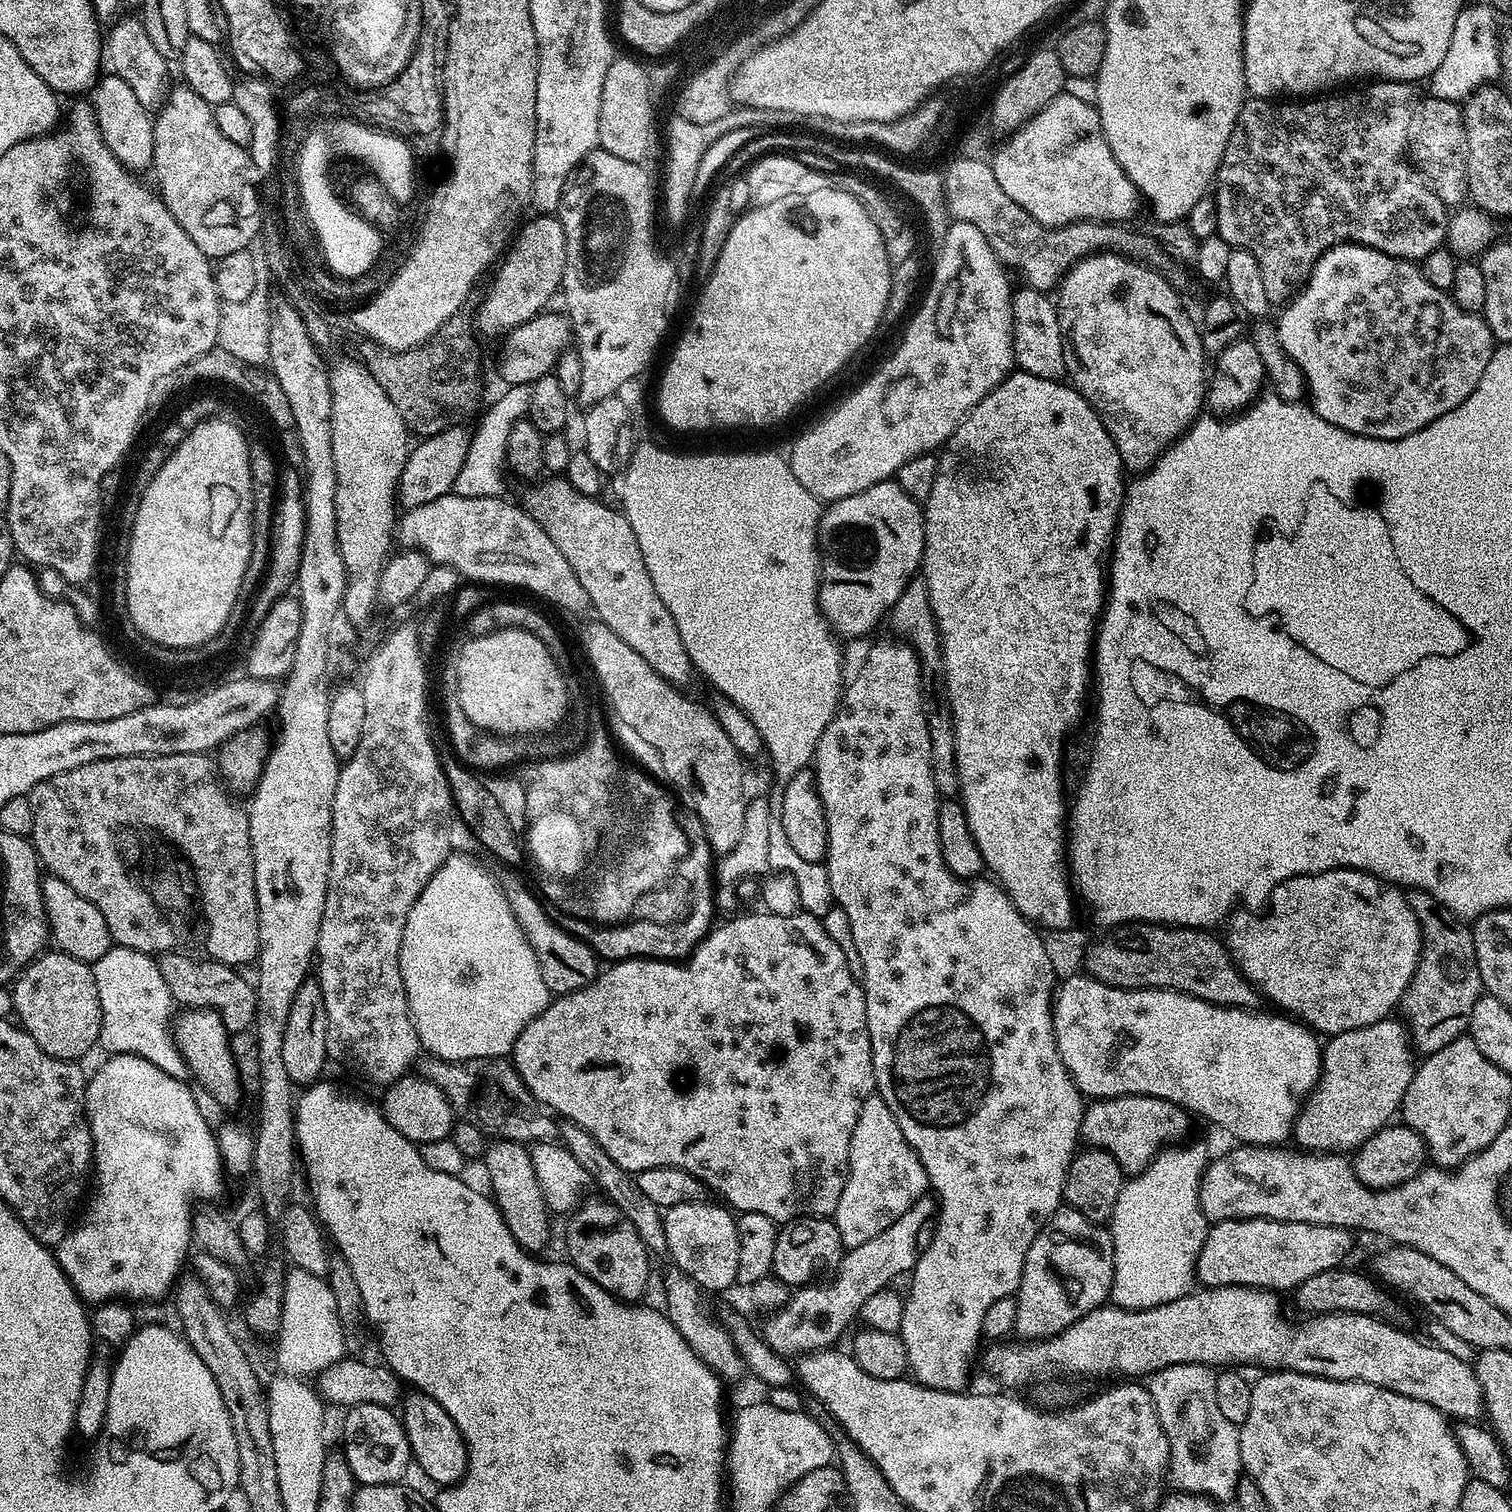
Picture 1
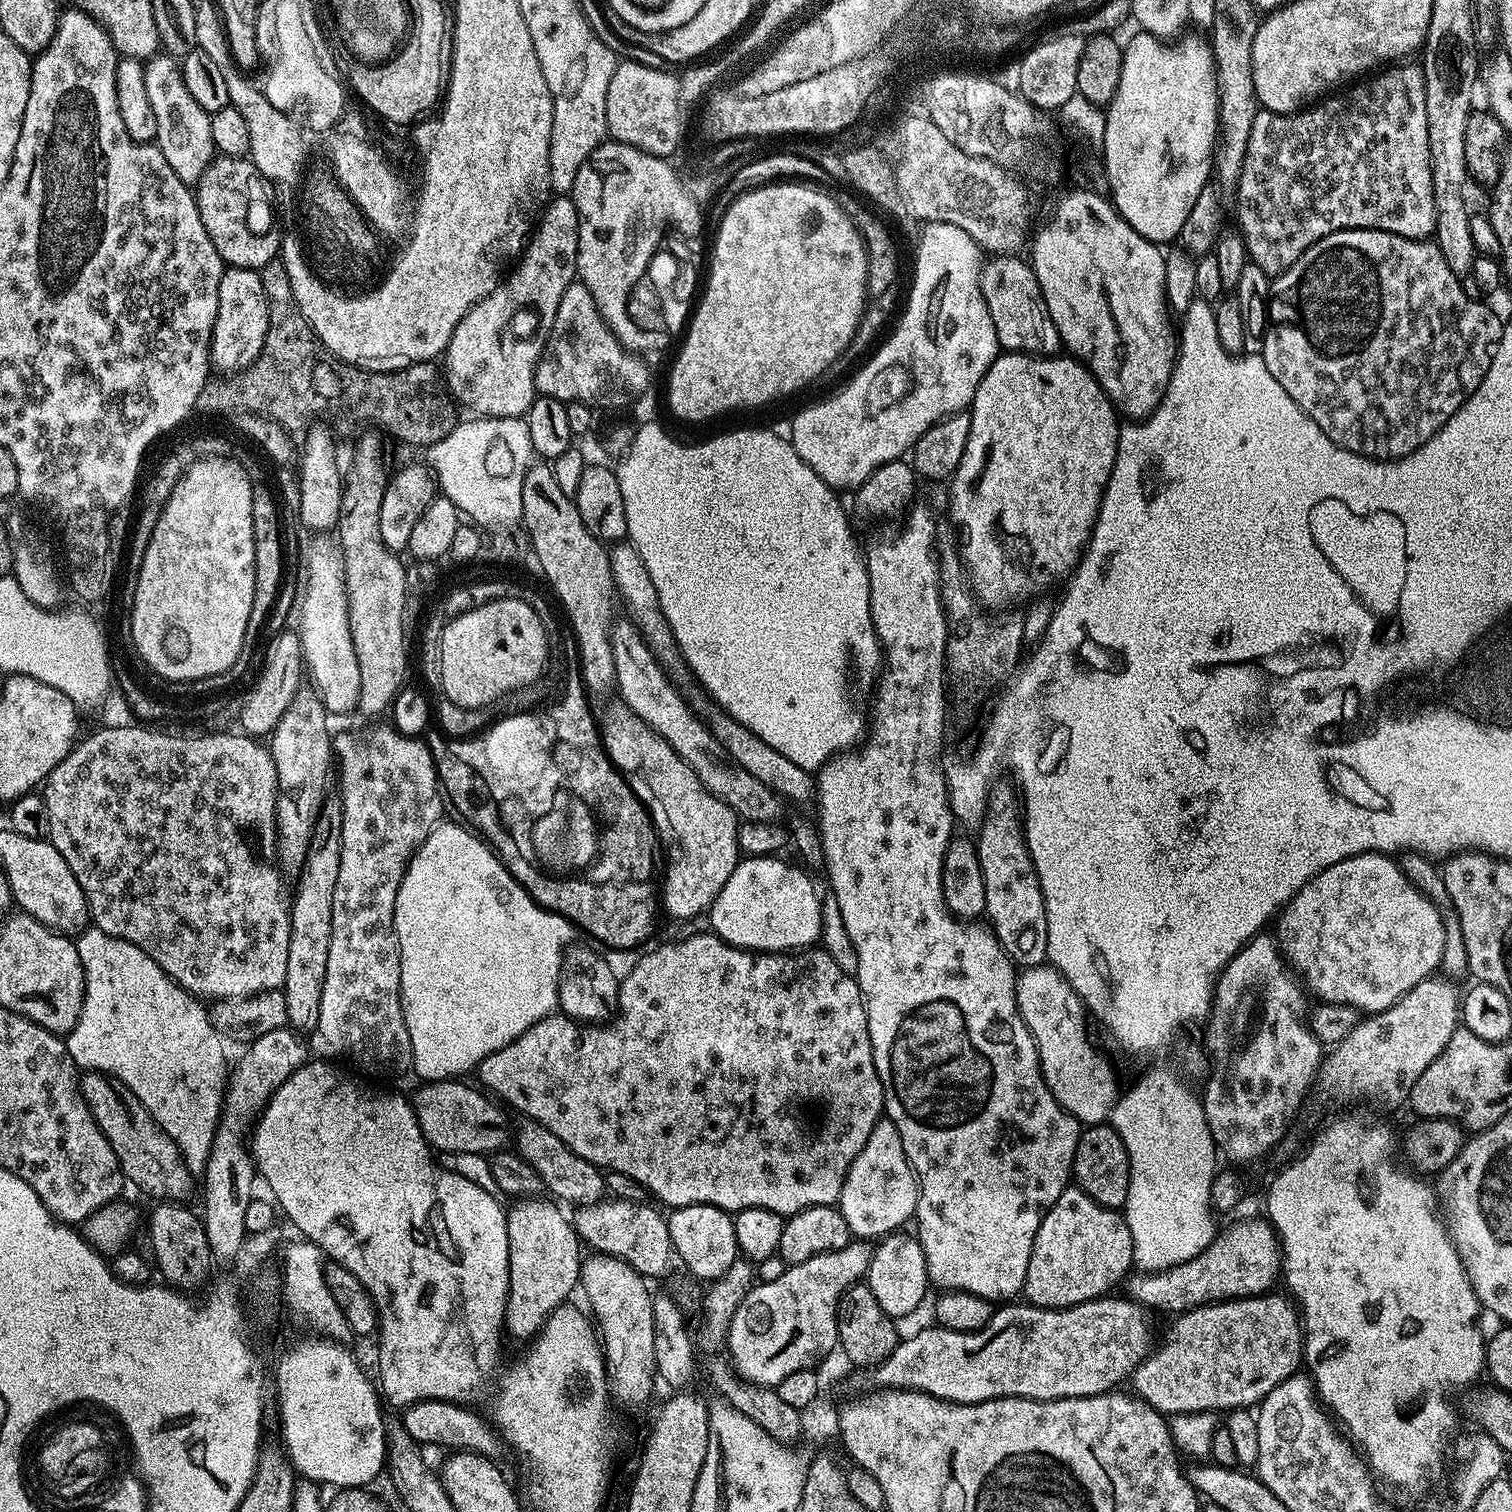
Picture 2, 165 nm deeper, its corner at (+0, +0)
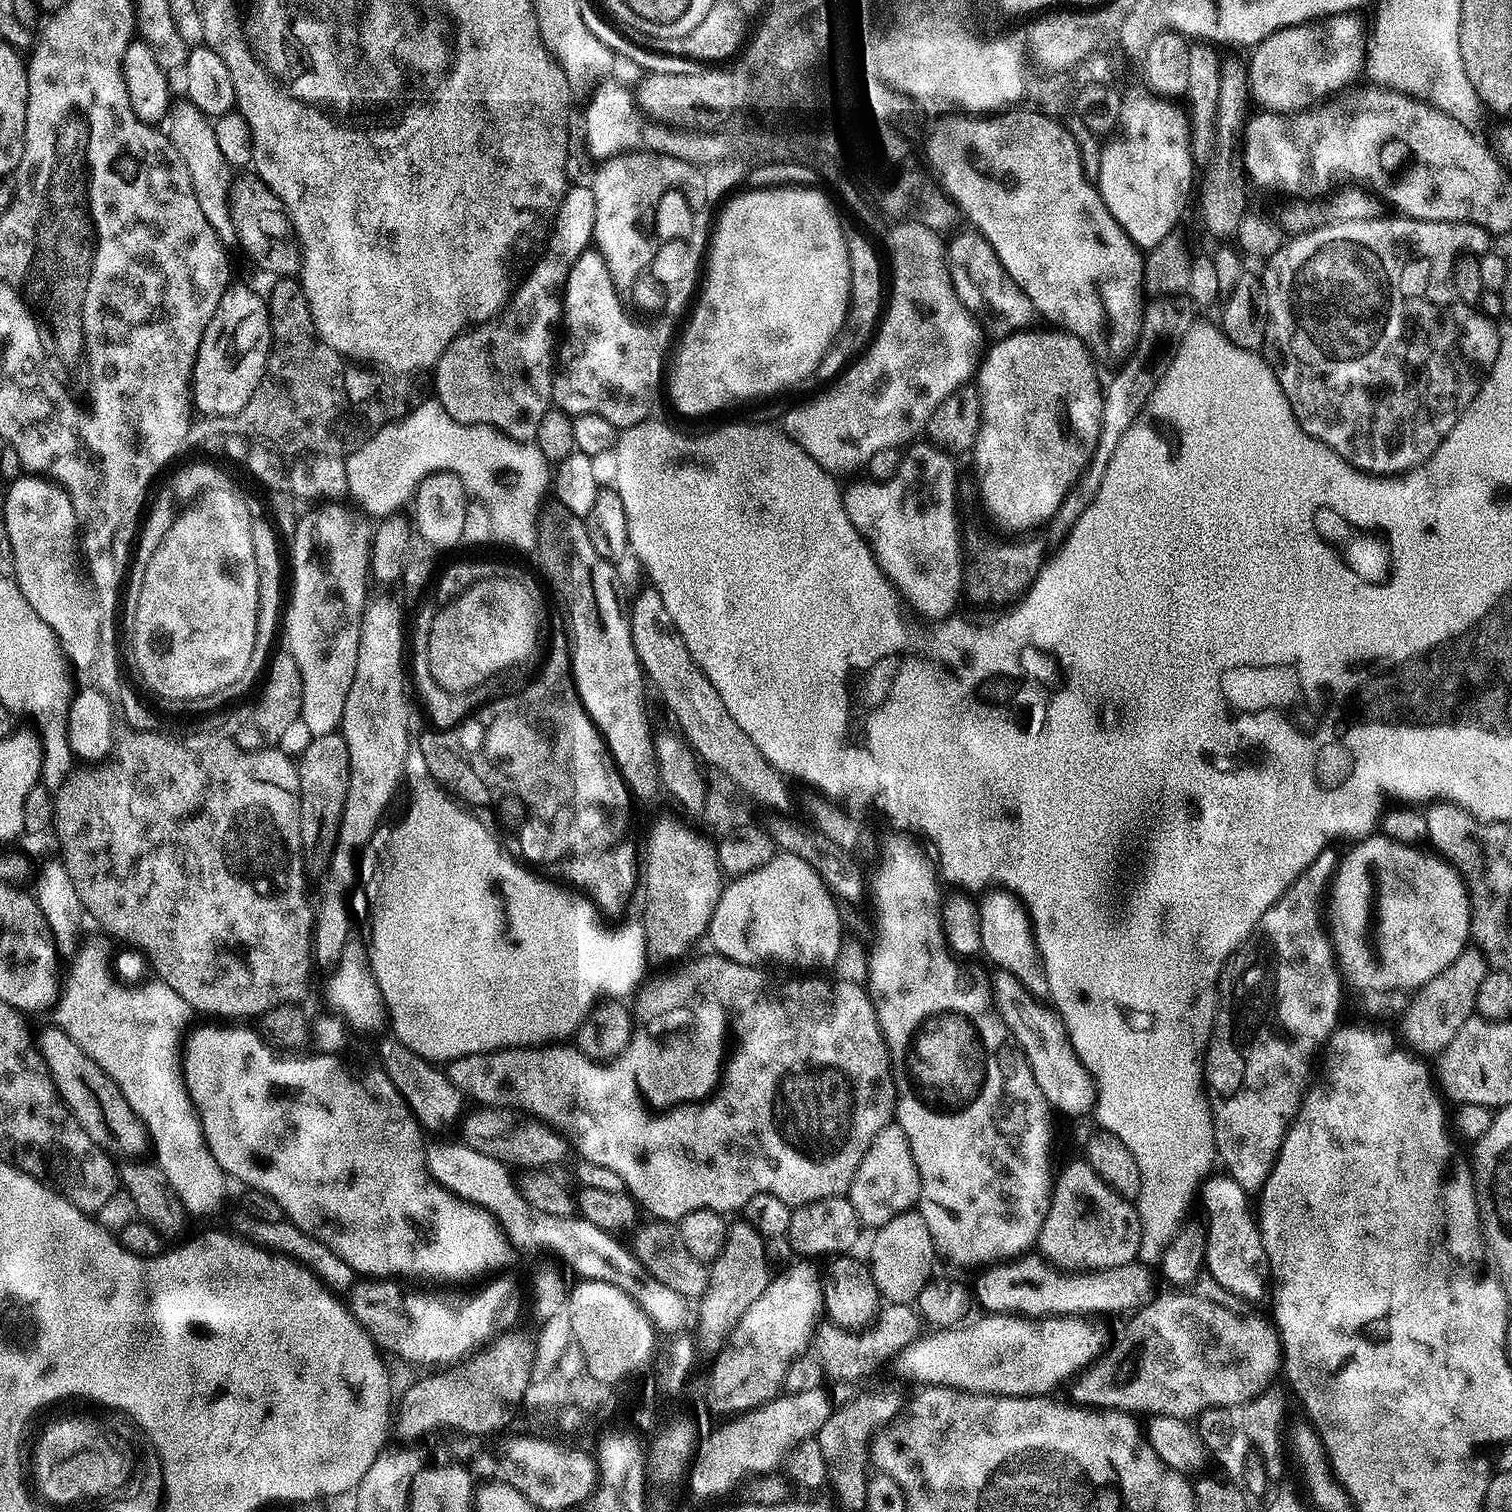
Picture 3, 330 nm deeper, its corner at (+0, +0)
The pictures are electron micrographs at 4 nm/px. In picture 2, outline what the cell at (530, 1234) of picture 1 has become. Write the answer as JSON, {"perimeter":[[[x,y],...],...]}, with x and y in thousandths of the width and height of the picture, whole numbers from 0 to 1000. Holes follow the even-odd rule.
{"perimeter":[[[344,792],[338,800],[335,800],[335,813],[336,814],[336,864],[333,867],[335,880],[341,884],[354,884],[360,878],[367,865],[376,859],[378,854],[382,854],[384,849],[384,837],[385,835],[385,821],[381,817],[378,808],[370,796],[360,792]]]}

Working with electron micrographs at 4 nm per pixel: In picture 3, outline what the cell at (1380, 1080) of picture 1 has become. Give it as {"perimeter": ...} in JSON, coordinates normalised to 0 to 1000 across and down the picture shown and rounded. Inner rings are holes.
{"perimeter":[[[970,626],[946,649],[943,649],[934,661],[934,665],[932,669],[927,673],[929,677],[929,684],[931,687],[935,694],[937,696],[947,696],[951,697],[964,684],[967,679],[967,676],[970,676],[976,669],[976,661],[978,660],[978,654],[980,653],[980,647],[985,642],[985,638],[981,630],[976,626]]]}

